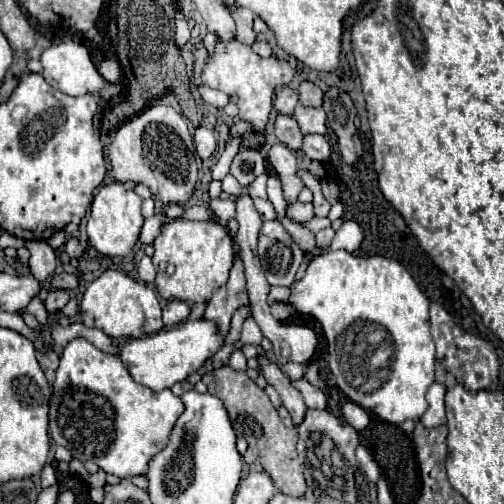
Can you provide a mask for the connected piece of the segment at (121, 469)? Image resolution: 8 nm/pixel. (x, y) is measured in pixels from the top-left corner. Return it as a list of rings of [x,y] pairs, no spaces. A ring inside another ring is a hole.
[[[76,337],[64,347],[60,365],[56,369],[56,381],[52,385],[52,399],[50,399],[48,433],[54,439],[54,443],[66,447],[74,459],[82,463],[94,461],[106,473],[126,479],[134,475],[144,475],[150,457],[154,457],[168,443],[168,435],[182,411],[184,411],[182,399],[176,397],[170,389],[152,391],[150,387],[136,383],[118,355],[104,353],[90,341]]]

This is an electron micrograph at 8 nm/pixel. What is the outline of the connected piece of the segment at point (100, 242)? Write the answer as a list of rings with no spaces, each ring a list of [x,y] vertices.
[[[108,183],[104,185],[94,201],[92,201],[92,207],[90,207],[90,217],[88,217],[88,241],[90,245],[102,253],[102,255],[108,255],[108,257],[116,257],[116,255],[128,255],[132,251],[132,247],[136,245],[138,241],[138,233],[142,229],[142,223],[144,223],[144,217],[140,213],[140,205],[142,205],[142,199],[134,193],[134,191],[128,191],[124,189],[122,183]]]

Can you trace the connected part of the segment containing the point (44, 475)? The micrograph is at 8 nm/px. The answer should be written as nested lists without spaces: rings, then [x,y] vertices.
[[[46,463],[44,469],[42,469],[42,473],[40,473],[40,485],[42,487],[56,485],[56,473],[54,473],[54,467],[50,463]]]

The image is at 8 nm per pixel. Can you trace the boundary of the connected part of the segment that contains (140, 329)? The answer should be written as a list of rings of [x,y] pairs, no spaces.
[[[104,271],[96,281],[92,281],[86,287],[80,303],[80,315],[86,327],[98,327],[112,339],[124,339],[124,337],[134,339],[164,329],[156,293],[148,285],[142,285],[120,271]]]

